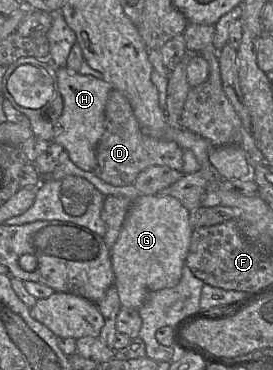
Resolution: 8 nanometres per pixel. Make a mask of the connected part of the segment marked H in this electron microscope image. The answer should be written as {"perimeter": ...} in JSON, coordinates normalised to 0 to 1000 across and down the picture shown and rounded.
{"perimeter":[[[242,181],[205,186],[209,222],[231,270],[231,303],[194,381],[249,408],[256,430],[297,457],[341,465],[355,446],[352,397],[385,346],[385,289],[414,232],[337,203],[256,195]]]}

